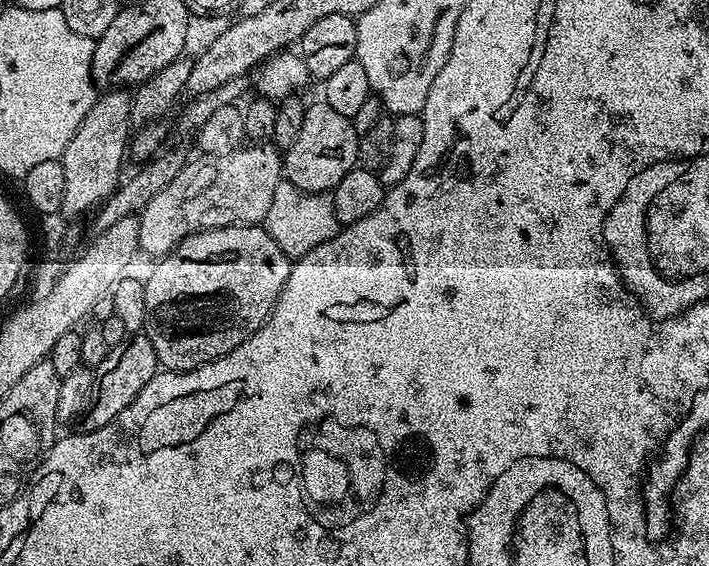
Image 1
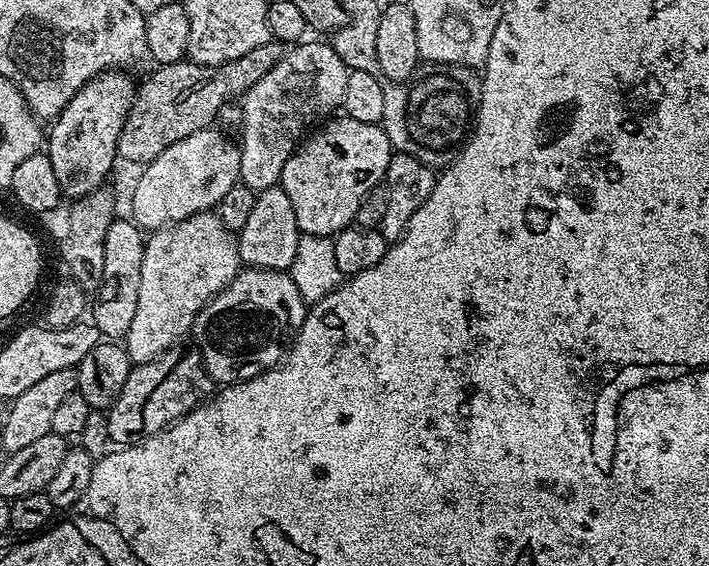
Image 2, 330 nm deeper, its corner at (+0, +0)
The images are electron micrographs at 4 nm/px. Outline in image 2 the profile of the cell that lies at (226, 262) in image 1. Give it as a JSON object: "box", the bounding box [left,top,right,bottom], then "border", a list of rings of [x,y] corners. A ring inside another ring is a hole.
{"box":[190,267,306,386],"border":[[[245,267],[202,311],[196,313],[190,336],[196,339],[193,340],[194,347],[200,352],[208,376],[217,385],[227,386],[275,368],[284,359],[286,349],[302,326],[305,315],[306,302],[302,294],[298,294],[298,286],[294,286],[287,271]]]}

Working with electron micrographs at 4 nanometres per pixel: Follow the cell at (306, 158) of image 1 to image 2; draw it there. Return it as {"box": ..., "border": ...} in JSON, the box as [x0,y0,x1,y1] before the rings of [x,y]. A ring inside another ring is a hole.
{"box":[279,114,393,237],"border":[[[343,114],[321,123],[282,166],[279,187],[286,190],[286,198],[294,205],[294,218],[298,218],[301,233],[335,237],[349,227],[355,221],[358,206],[362,206],[362,198],[383,181],[393,154],[380,124],[354,122],[354,118]]]}

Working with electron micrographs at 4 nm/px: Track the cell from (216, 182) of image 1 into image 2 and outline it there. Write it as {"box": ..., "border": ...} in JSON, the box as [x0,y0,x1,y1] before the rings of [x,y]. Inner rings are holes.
{"box":[126,211,241,365],"border":[[[215,211],[199,212],[176,224],[153,231],[144,246],[142,283],[138,285],[138,310],[134,310],[134,322],[130,322],[126,337],[128,357],[133,365],[150,362],[166,349],[179,345],[183,341],[180,339],[191,333],[196,313],[202,311],[236,277],[241,268],[237,233],[226,227]]]}

